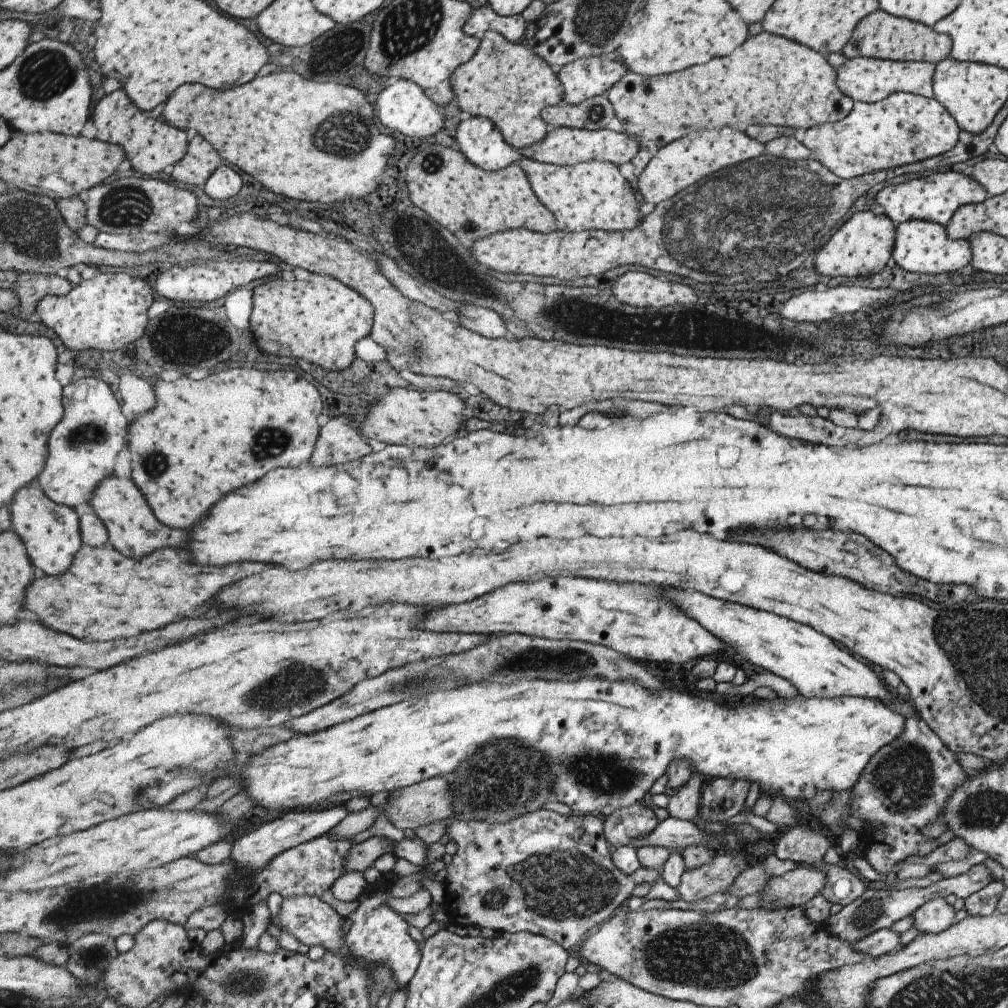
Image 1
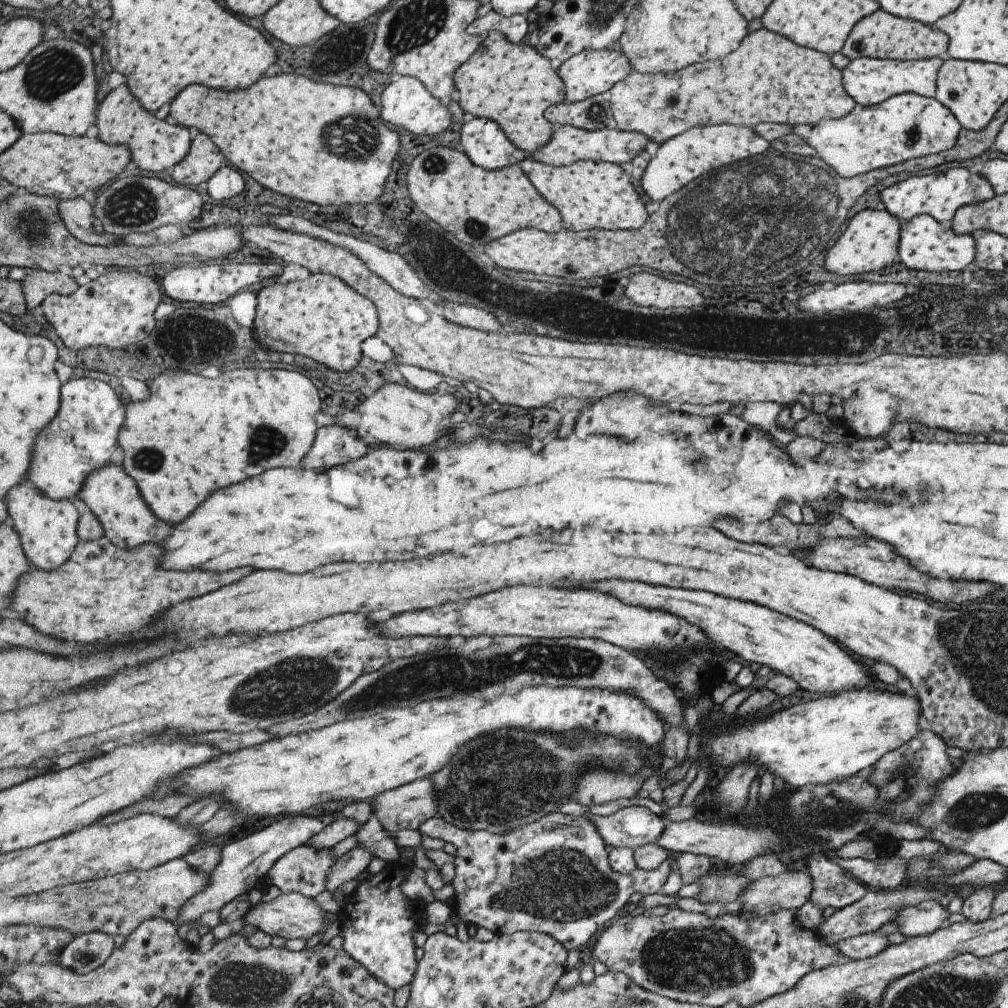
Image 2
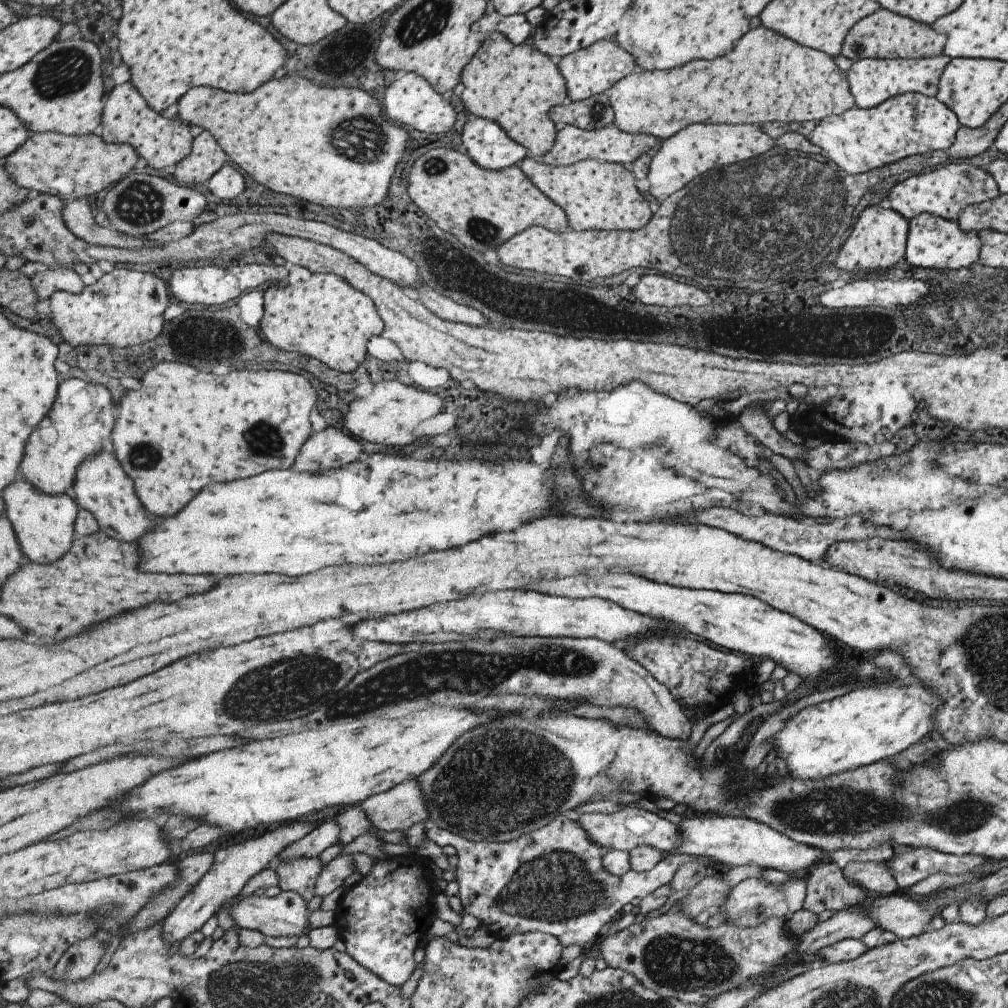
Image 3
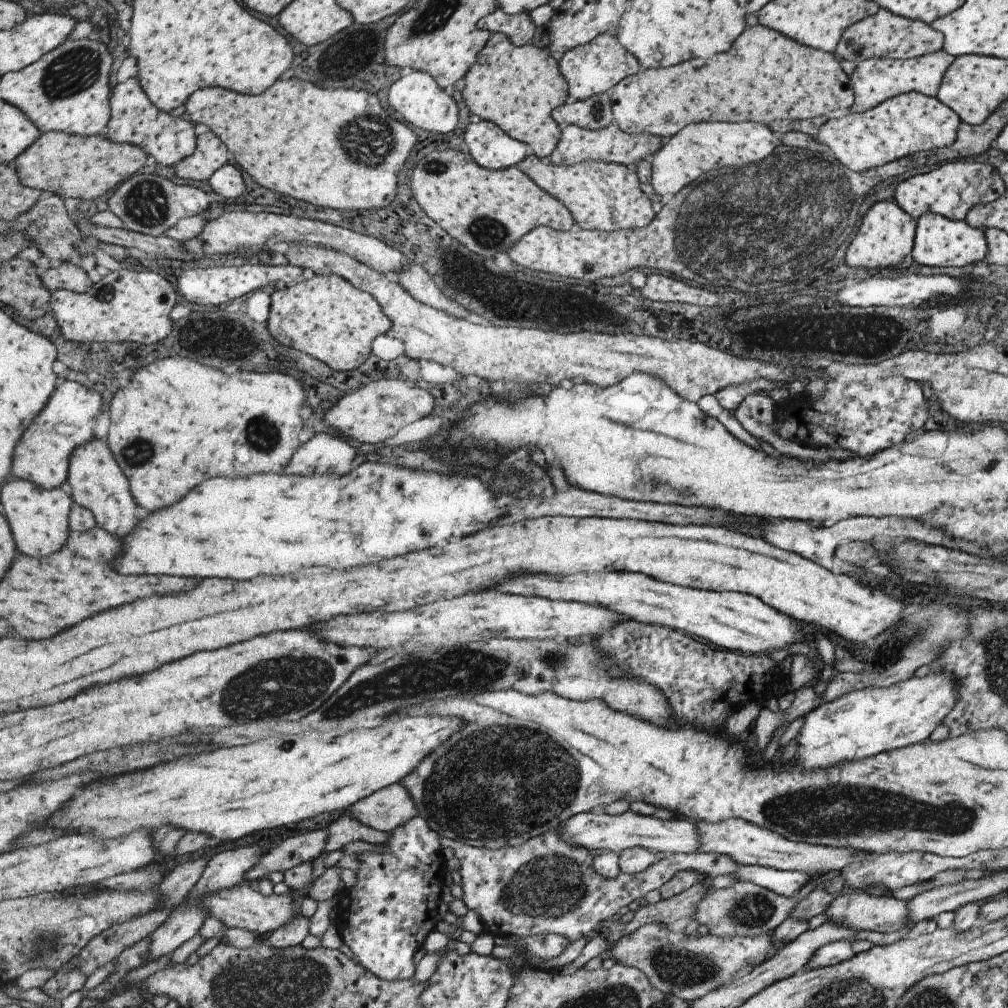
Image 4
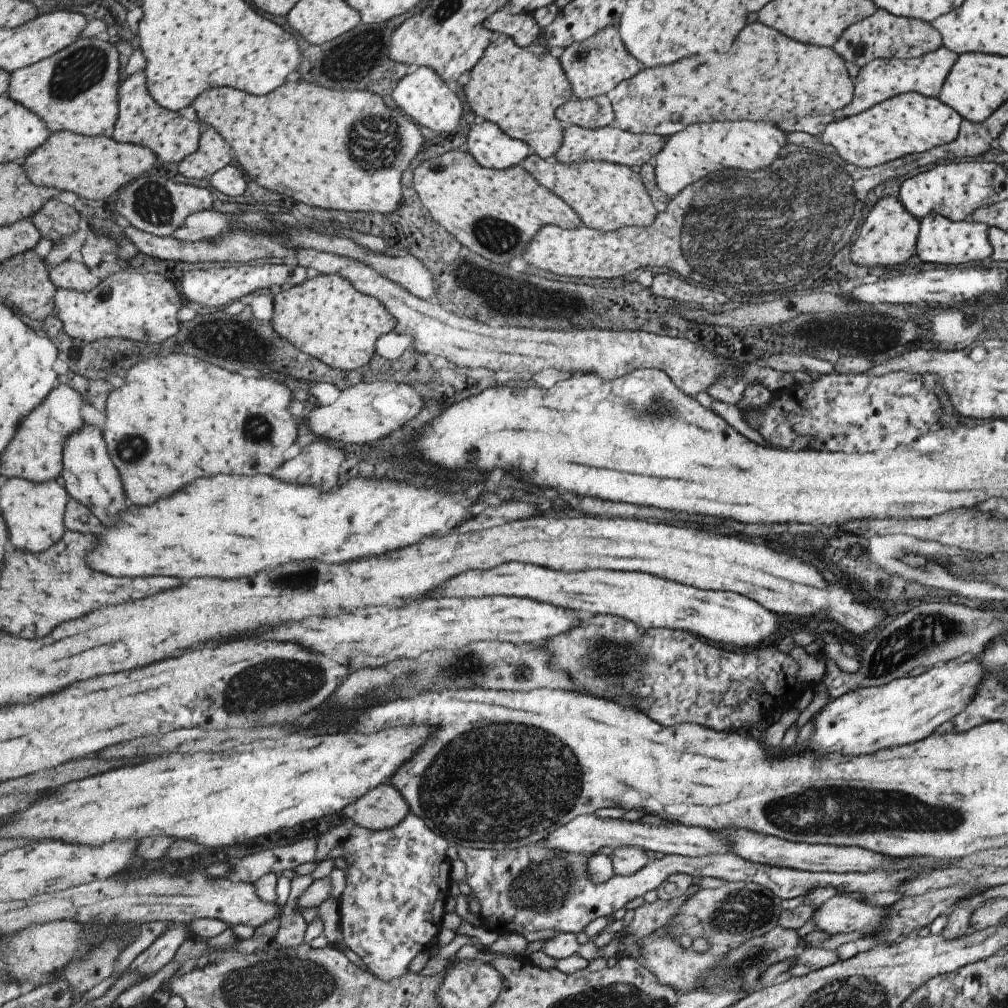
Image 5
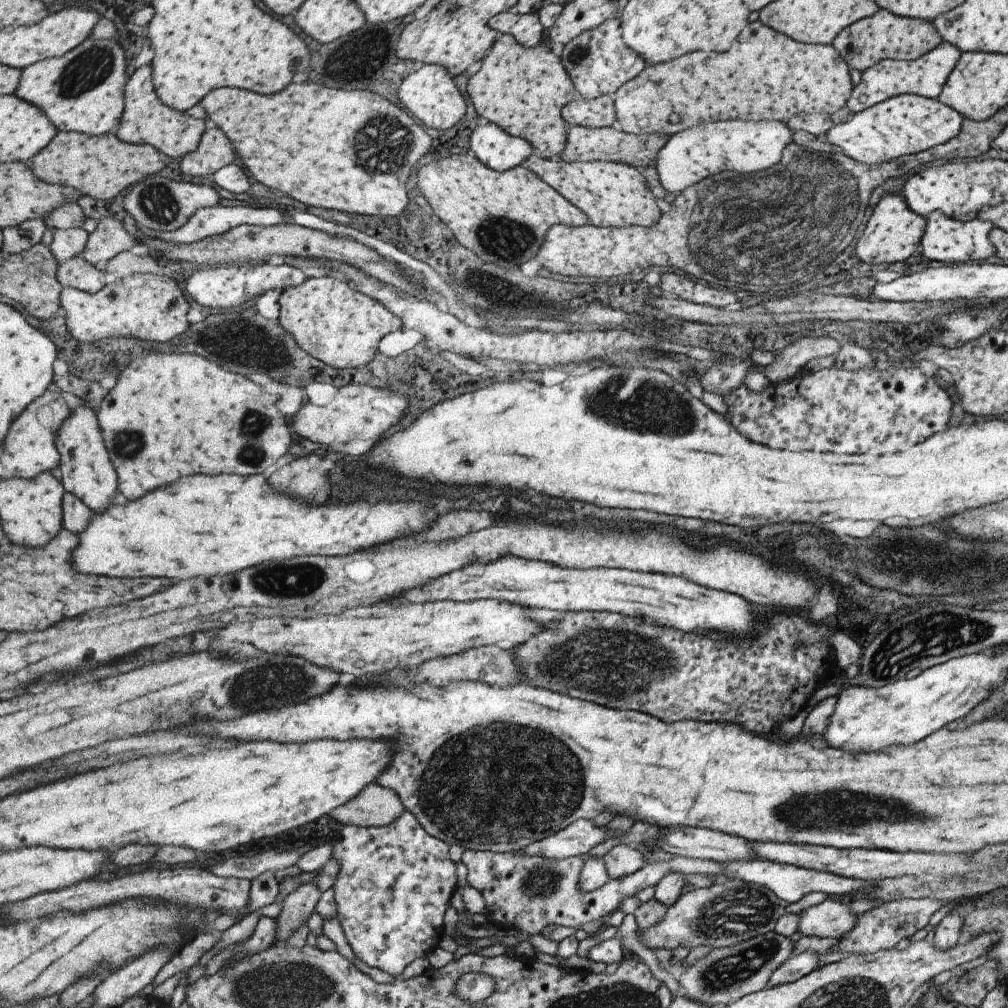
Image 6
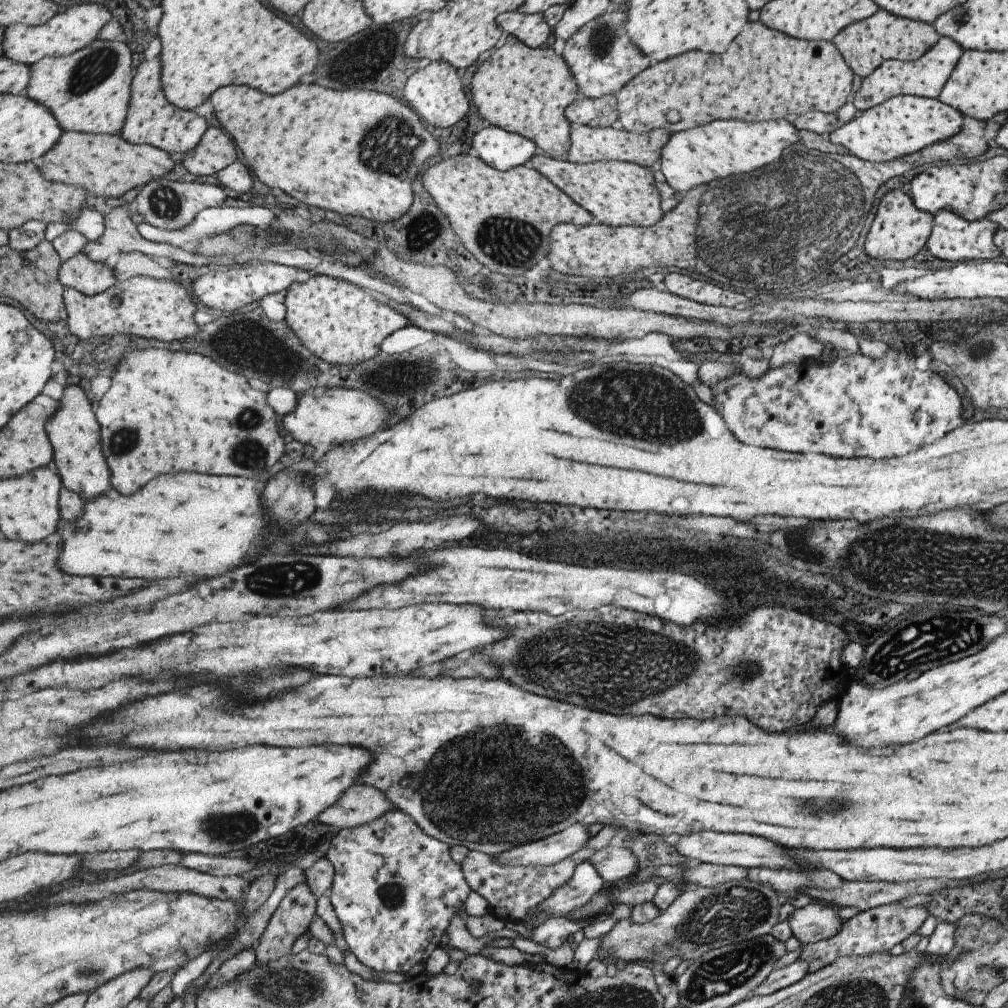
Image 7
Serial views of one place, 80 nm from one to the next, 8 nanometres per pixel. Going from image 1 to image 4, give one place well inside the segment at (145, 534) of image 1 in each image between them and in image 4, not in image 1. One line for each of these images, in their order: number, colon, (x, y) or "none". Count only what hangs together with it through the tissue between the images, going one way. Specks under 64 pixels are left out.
2: (112, 494)
3: (102, 486)
4: (97, 482)

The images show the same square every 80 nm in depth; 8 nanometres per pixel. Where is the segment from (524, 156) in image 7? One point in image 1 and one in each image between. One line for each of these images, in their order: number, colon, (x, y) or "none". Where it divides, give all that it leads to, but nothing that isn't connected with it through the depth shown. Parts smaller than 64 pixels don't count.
1: (482, 141)
2: (484, 140)
3: (489, 144)
4: (490, 145)
5: (491, 146)
6: (502, 151)

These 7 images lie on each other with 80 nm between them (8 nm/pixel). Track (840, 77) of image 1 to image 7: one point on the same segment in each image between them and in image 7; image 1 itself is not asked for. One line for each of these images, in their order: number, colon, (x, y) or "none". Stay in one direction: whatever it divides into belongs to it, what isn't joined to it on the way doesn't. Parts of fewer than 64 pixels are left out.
2: (867, 81)
3: (870, 81)
4: (873, 80)
5: (880, 79)
6: (924, 76)
7: (924, 77)

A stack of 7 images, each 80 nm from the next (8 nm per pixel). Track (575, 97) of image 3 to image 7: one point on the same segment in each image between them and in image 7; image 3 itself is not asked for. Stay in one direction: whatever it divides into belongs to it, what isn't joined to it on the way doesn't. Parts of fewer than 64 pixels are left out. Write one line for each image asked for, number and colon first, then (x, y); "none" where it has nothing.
4: (593, 68)
5: (595, 66)
6: (599, 62)
7: (602, 59)

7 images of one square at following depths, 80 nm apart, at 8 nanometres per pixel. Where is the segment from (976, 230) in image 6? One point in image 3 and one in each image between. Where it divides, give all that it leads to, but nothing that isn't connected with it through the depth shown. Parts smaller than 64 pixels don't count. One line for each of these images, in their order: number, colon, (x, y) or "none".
3: (933, 242)
4: (938, 241)
5: (939, 241)

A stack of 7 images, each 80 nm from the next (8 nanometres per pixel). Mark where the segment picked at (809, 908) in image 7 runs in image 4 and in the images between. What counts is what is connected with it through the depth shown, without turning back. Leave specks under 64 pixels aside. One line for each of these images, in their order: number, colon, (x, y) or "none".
4: (859, 910)
5: (840, 913)
6: (831, 918)

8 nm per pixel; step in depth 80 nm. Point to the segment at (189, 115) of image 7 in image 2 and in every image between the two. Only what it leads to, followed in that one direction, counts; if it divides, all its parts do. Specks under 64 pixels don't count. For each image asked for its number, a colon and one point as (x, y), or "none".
2: (157, 144)
3: (164, 142)
4: (137, 120)
5: (144, 121)
6: (148, 119)

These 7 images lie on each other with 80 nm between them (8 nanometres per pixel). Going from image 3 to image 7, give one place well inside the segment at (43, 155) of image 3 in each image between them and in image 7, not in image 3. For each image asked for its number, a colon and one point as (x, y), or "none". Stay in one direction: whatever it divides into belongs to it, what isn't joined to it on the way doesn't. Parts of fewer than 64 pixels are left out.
4: (85, 167)
5: (93, 168)
6: (101, 166)
7: (107, 165)

